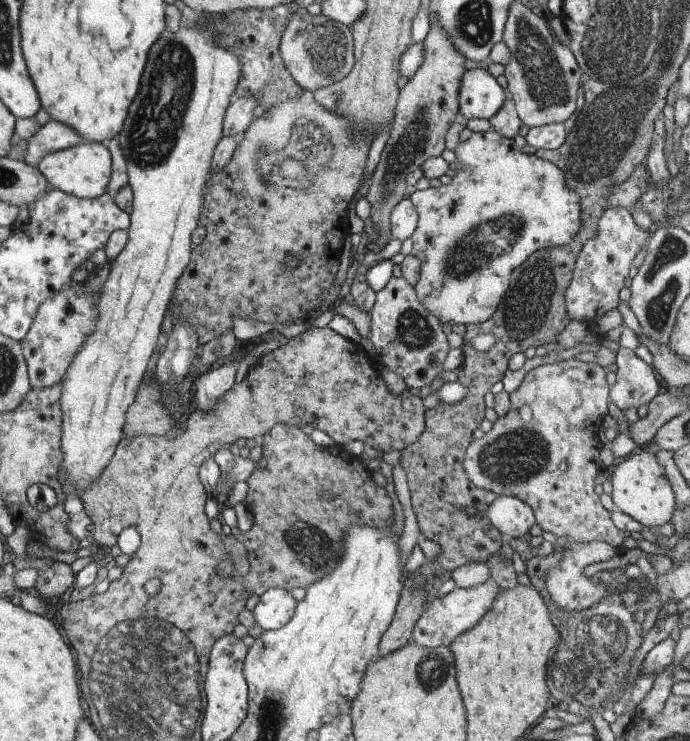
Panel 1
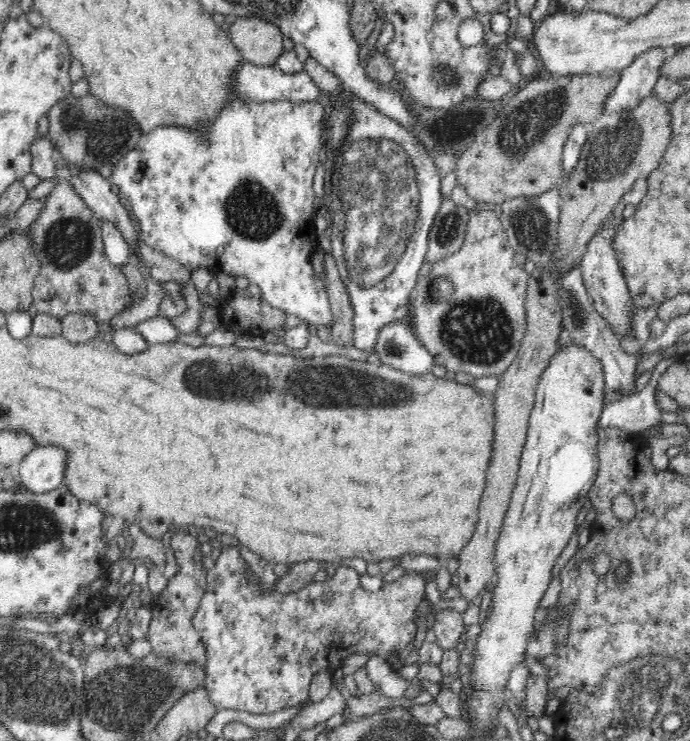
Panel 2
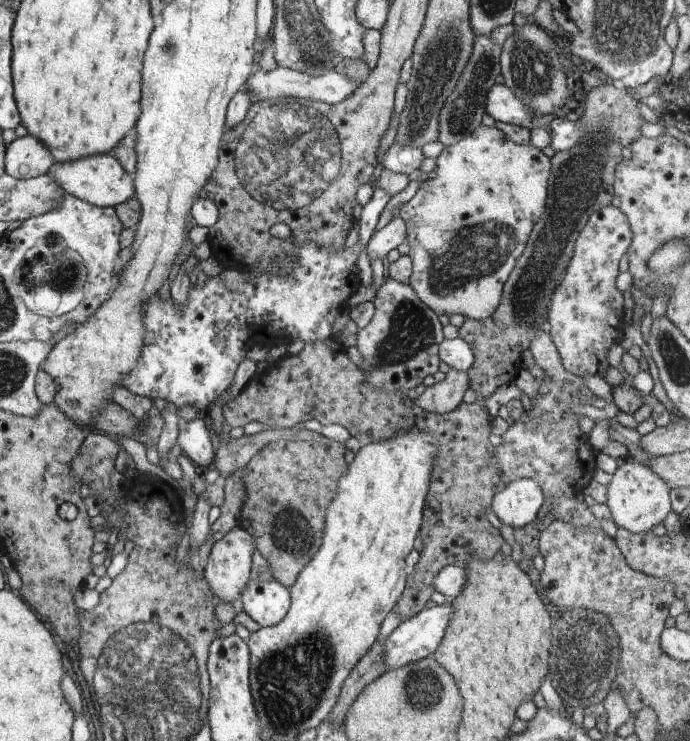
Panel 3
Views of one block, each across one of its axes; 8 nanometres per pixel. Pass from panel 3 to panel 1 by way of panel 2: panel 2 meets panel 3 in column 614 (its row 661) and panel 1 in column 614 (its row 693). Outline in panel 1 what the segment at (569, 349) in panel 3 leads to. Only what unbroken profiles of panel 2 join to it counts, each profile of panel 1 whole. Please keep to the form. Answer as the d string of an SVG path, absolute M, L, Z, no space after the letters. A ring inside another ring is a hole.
M607 208L597 225L597 232L582 248L577 257L572 281L563 295L568 317L573 321L598 326L598 320L608 311L619 306L620 291L625 287L633 260L642 245L648 244L652 236L650 231L640 229L633 220L628 208Z

